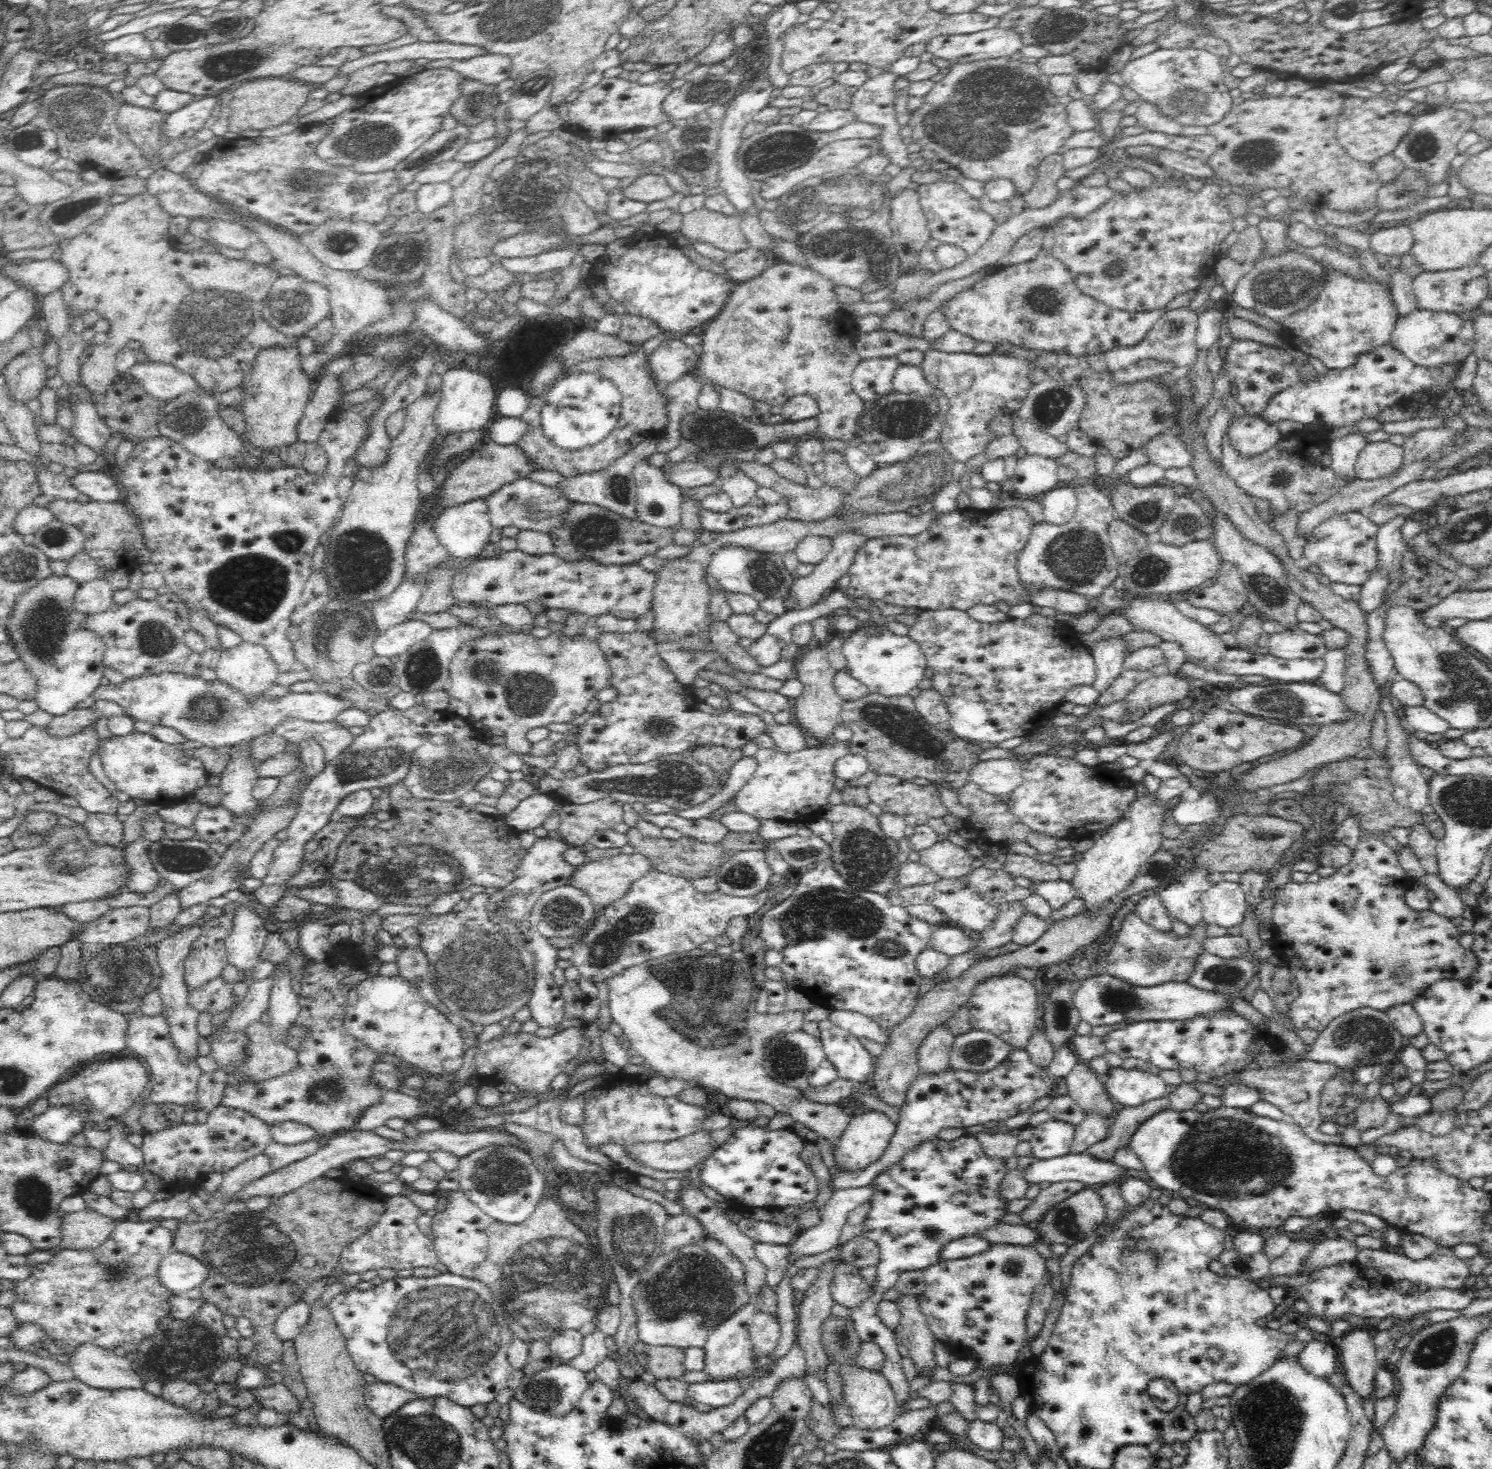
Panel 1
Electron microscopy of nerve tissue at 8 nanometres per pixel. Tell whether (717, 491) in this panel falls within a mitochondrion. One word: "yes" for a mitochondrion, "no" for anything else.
no

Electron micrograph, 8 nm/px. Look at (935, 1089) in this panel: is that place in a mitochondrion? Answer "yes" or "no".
no

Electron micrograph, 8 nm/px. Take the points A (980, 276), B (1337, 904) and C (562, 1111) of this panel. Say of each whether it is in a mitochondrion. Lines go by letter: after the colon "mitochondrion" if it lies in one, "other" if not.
A: other
B: other
C: other

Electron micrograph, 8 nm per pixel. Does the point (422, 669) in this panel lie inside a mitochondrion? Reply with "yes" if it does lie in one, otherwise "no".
yes

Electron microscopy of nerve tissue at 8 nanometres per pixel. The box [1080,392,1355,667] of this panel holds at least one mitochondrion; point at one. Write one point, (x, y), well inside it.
(1149, 571)

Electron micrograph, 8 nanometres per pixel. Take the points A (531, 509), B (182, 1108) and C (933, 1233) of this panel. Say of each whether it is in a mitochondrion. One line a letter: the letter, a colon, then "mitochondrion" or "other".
A: mitochondrion
B: other
C: mitochondrion

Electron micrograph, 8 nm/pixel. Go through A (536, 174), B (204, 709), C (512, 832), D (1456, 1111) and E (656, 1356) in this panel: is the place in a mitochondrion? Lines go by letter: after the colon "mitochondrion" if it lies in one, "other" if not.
A: mitochondrion
B: mitochondrion
C: other
D: other
E: other

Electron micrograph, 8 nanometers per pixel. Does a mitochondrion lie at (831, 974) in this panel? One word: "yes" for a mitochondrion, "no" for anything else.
no

